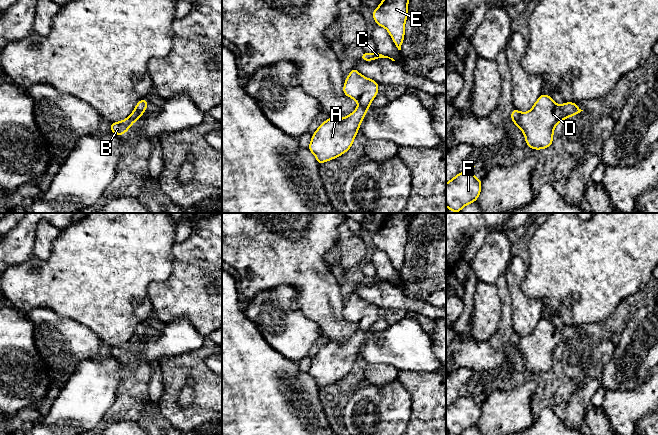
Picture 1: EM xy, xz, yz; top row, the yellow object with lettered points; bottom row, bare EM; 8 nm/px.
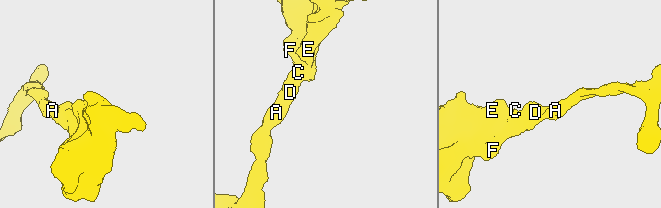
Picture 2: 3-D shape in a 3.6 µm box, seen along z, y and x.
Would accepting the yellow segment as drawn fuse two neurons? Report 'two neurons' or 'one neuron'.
one neuron

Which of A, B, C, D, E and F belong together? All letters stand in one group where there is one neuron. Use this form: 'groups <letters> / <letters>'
groups A B C D E F

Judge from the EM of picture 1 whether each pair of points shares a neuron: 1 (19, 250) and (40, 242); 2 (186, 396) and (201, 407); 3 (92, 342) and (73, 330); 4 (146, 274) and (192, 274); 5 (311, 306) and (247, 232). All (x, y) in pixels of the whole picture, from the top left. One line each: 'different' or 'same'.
1: different
2: different
3: same
4: different
5: same

